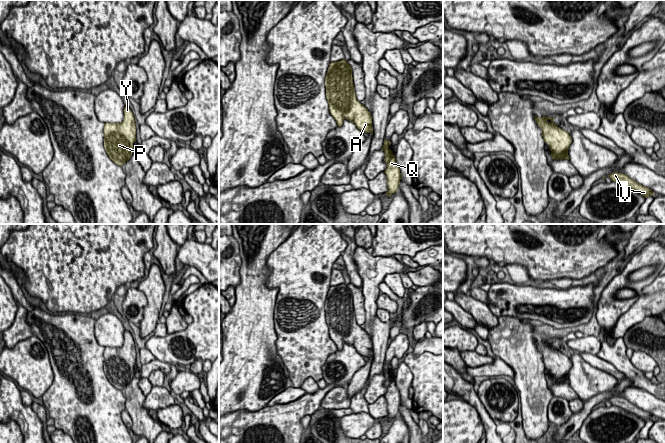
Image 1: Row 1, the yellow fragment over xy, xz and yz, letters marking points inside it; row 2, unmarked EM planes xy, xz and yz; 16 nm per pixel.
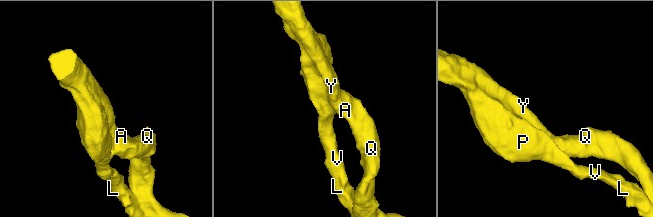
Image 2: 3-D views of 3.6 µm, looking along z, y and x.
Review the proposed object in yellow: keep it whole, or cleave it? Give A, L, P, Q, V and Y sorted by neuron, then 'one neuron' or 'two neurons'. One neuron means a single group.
A L P Q V Y; one neuron

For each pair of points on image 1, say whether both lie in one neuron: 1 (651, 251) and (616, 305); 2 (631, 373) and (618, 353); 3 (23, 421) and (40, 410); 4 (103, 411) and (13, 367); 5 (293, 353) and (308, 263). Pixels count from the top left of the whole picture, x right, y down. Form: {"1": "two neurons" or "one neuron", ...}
{"1": "one neuron", "2": "one neuron", "3": "two neurons", "4": "two neurons", "5": "one neuron"}

